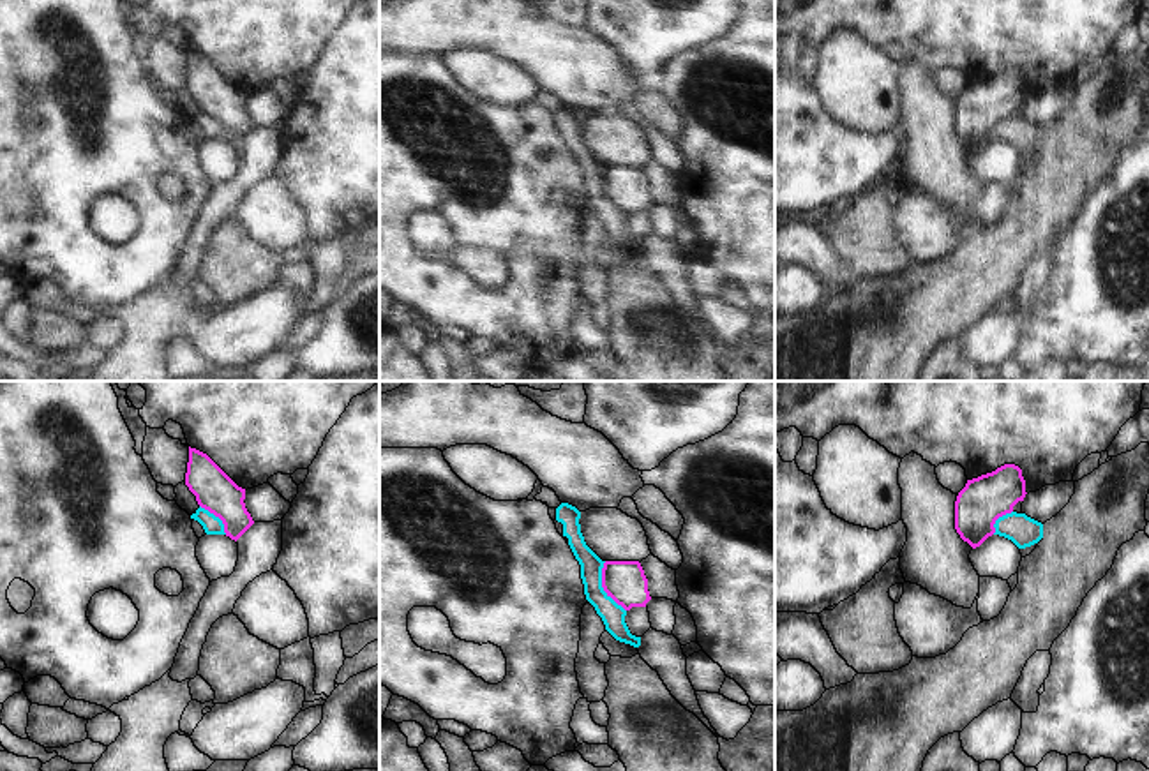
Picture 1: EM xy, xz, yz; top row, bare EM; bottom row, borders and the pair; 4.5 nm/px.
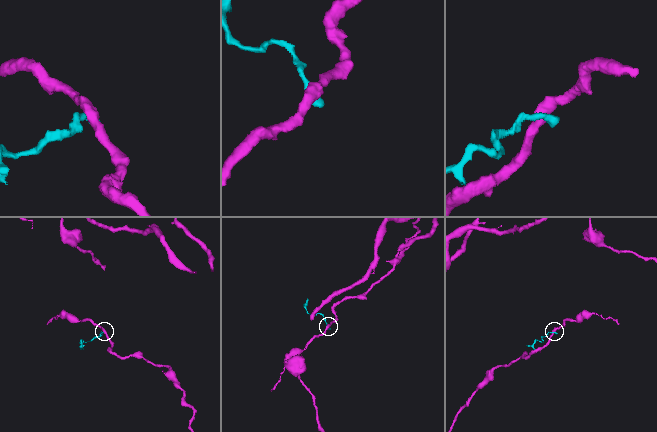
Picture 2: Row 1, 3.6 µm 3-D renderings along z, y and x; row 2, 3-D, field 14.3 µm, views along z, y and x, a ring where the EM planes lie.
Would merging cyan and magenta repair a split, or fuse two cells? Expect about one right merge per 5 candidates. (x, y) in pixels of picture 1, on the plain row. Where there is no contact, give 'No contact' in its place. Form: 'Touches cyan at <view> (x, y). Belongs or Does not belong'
Touches cyan at xz (600, 191). Does not belong

